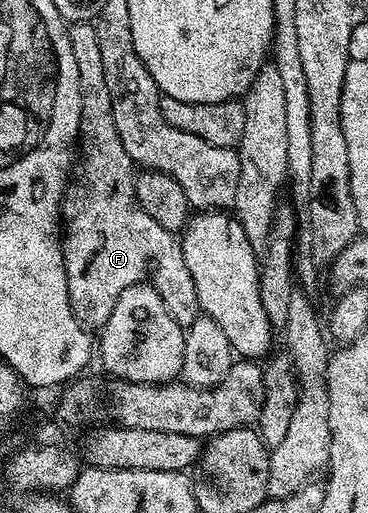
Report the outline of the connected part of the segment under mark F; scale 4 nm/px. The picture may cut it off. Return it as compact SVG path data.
M91 21L71 23L67 36L73 45L73 61L77 61L77 81L81 85L77 154L73 159L61 204L61 219L65 224L61 231L63 264L73 317L87 332L98 333L102 331L109 313L113 313L113 305L120 293L134 283L148 282L159 294L161 301L165 301L169 317L173 317L179 327L186 329L201 314L197 285L193 285L193 273L189 273L189 265L185 265L182 242L172 232L161 229L161 225L157 225L157 221L153 221L153 217L141 209L135 196L137 167L131 162L129 153L125 153L125 145L121 145L121 133L117 133L117 121L113 121L113 97L109 97L109 84L105 81L105 68L101 65L101 49L97 46L95 24Z

